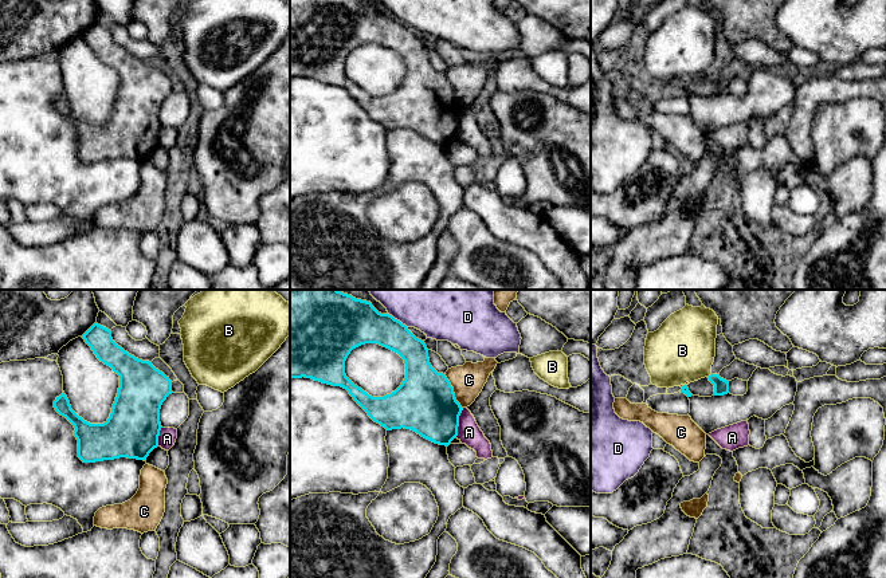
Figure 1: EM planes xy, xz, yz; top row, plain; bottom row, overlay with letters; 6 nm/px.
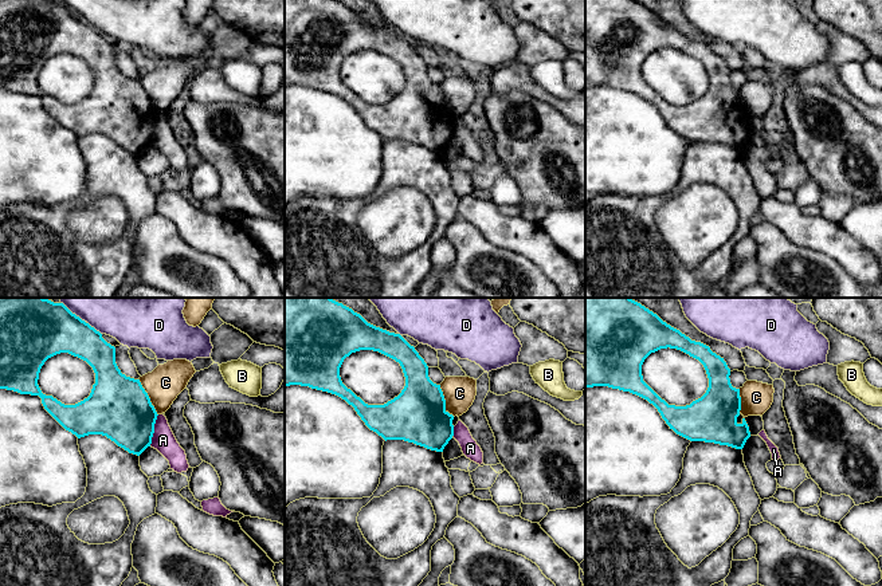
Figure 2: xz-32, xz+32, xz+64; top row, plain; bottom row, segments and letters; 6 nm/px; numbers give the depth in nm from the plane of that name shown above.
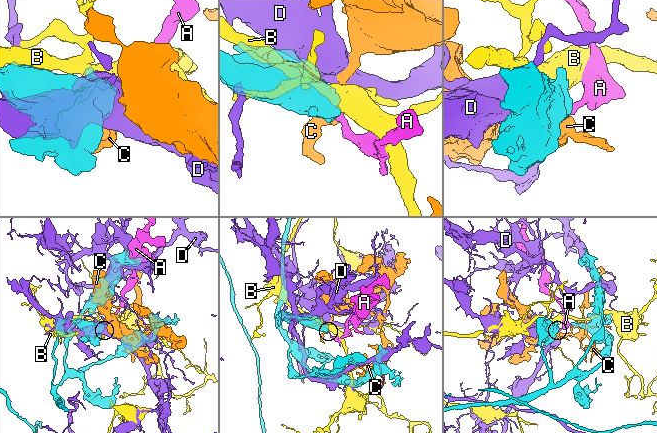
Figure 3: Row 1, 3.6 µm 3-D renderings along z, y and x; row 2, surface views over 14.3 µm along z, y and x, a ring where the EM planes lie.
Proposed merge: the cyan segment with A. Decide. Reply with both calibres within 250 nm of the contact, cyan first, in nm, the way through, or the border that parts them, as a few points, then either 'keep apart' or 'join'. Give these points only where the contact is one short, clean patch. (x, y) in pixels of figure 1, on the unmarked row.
360 nm thick on the cyan side, 140 nm on the other; border along xz (463, 107), (455, 136); keep apart

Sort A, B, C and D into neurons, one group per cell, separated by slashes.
A C / B / D

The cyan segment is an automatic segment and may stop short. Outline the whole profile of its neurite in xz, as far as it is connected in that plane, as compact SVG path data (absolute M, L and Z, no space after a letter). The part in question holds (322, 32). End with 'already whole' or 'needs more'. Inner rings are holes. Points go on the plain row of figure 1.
M290 0L290 79L302 76L346 89L368 115L387 130L411 129L446 146L458 135L463 107L456 101L454 87L446 74L438 72L431 66L424 40L416 38L392 15L379 12L371 1ZM365 43L377 43L404 59L405 78L391 94L372 97L346 76L348 55Z; already whole

